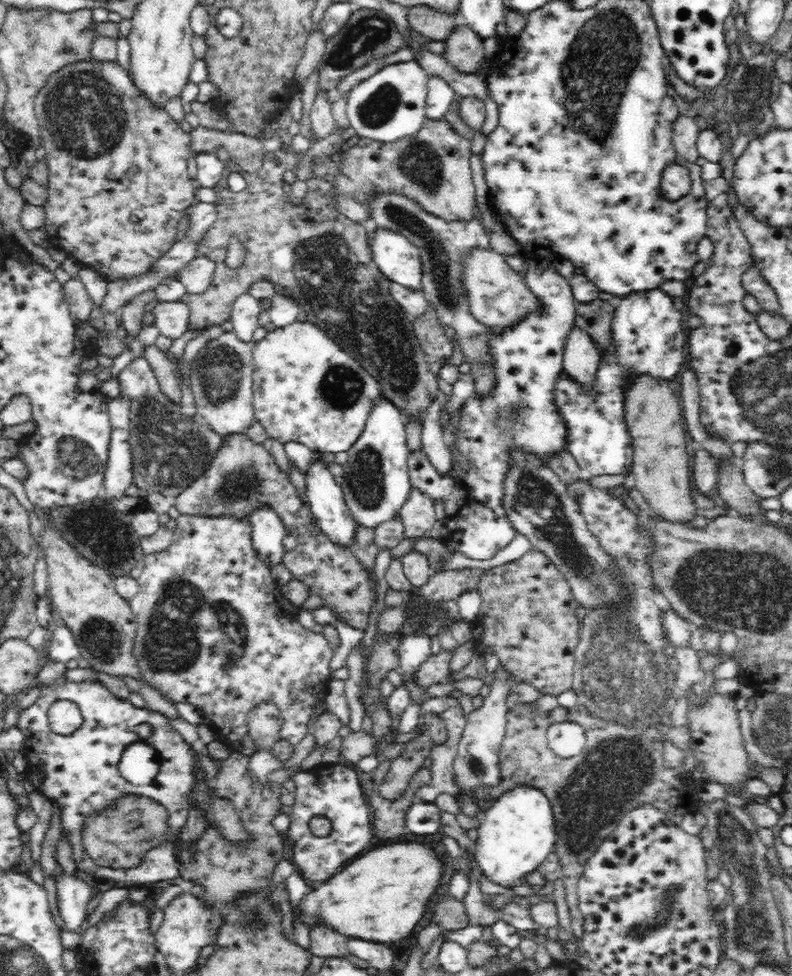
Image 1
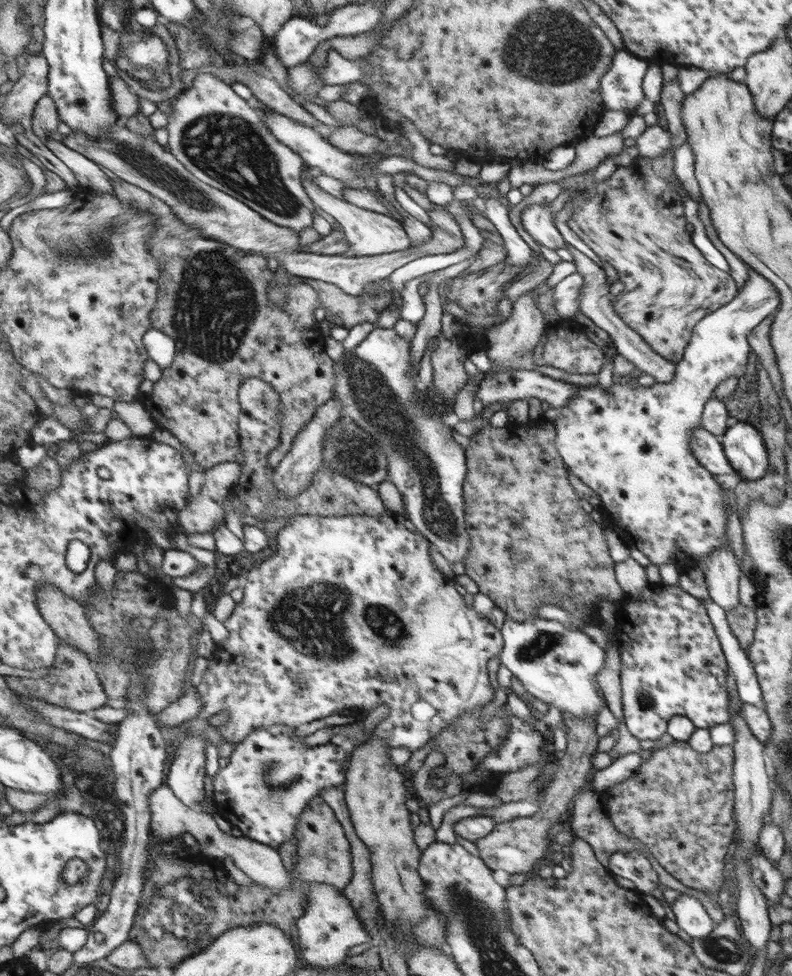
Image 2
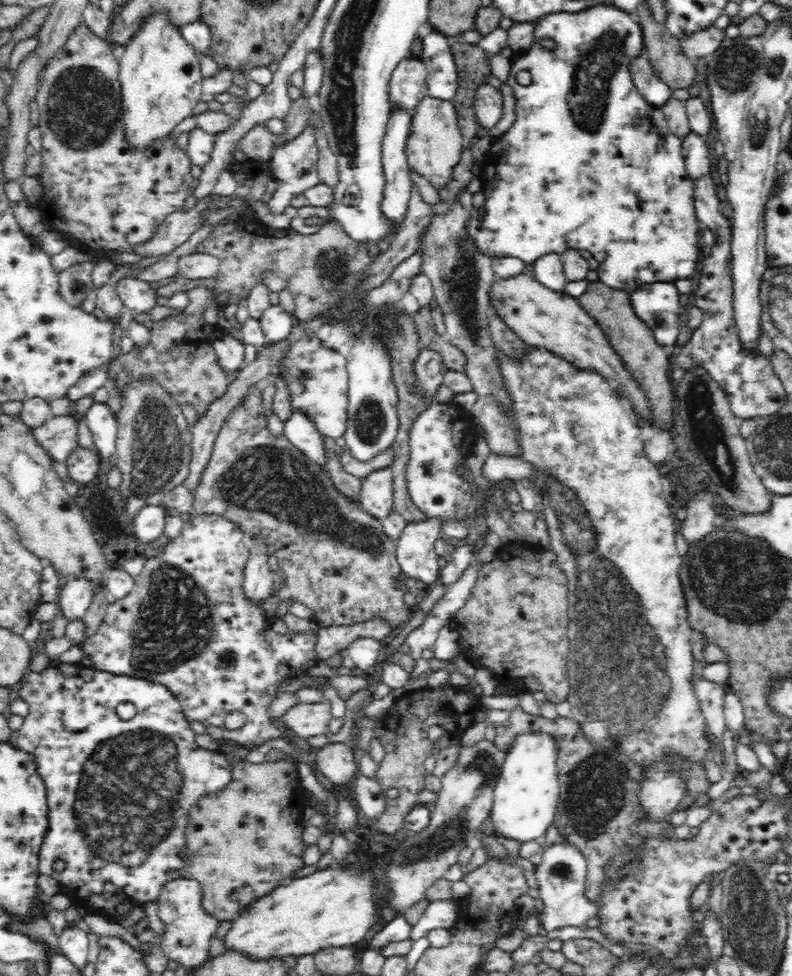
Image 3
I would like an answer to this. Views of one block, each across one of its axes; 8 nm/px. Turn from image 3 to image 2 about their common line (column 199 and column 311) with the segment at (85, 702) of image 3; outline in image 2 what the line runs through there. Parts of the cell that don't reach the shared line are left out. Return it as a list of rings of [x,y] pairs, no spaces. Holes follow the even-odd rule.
[[[286,724],[256,730],[247,741],[235,744],[231,763],[214,780],[218,813],[244,836],[276,850],[298,838],[303,815],[322,790],[347,784],[348,752],[330,742],[308,746],[304,738]]]

